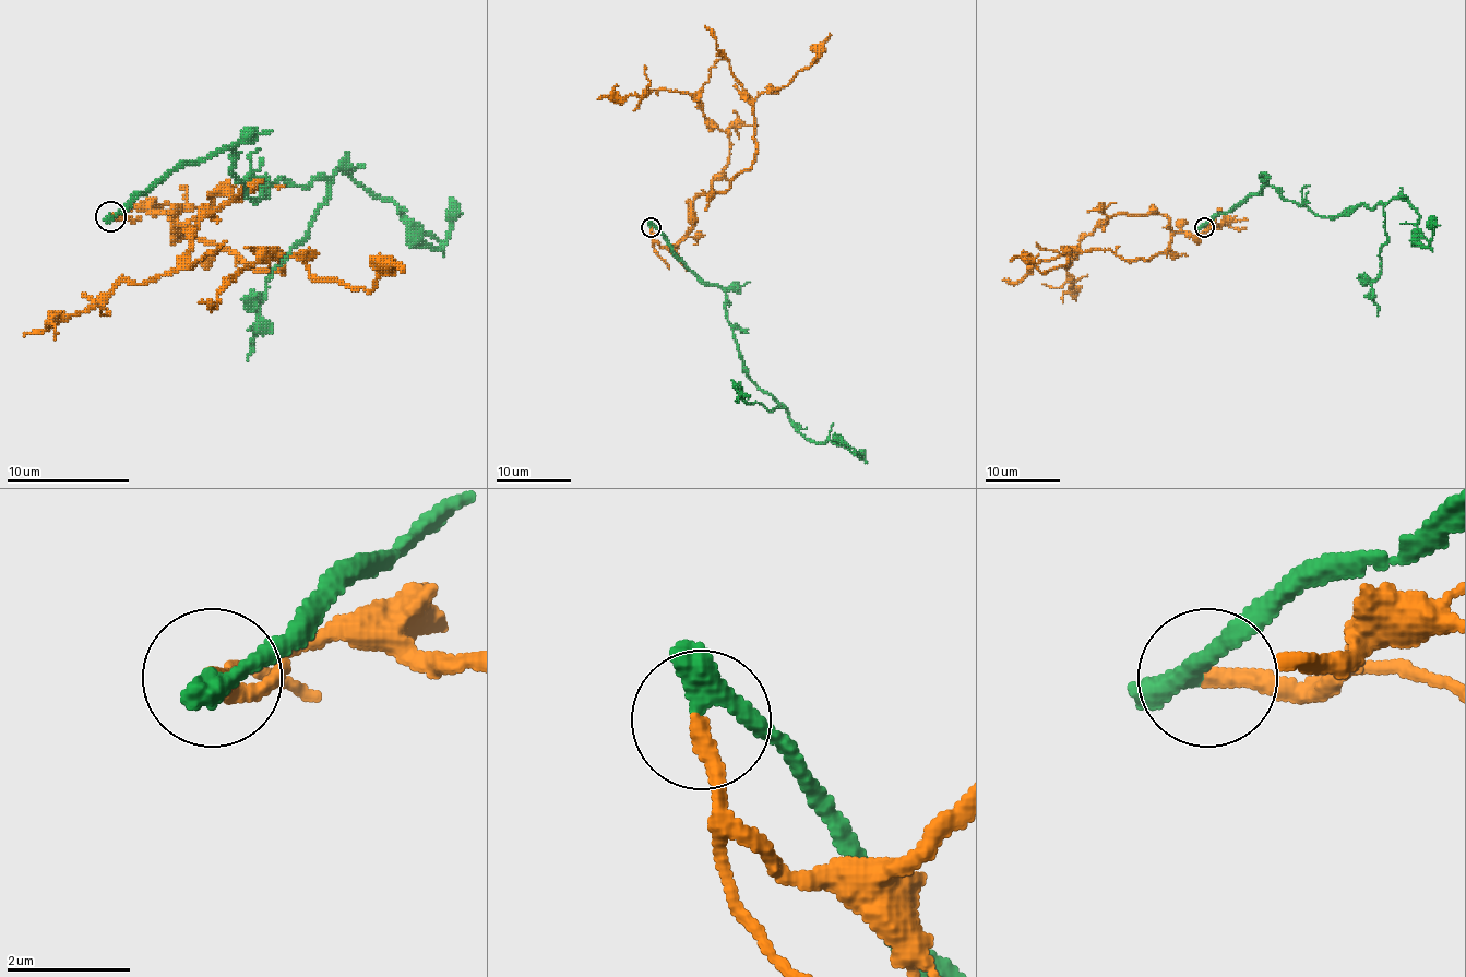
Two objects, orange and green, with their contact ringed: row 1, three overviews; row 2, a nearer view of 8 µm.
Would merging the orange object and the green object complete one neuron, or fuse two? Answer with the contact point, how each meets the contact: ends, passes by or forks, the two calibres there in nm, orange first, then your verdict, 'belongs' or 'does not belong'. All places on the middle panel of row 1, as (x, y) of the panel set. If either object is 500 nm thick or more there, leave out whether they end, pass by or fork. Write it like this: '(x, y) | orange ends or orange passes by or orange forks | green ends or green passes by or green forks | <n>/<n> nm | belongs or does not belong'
(651, 227) | orange ends | green ends | 280/480 nm | belongs

